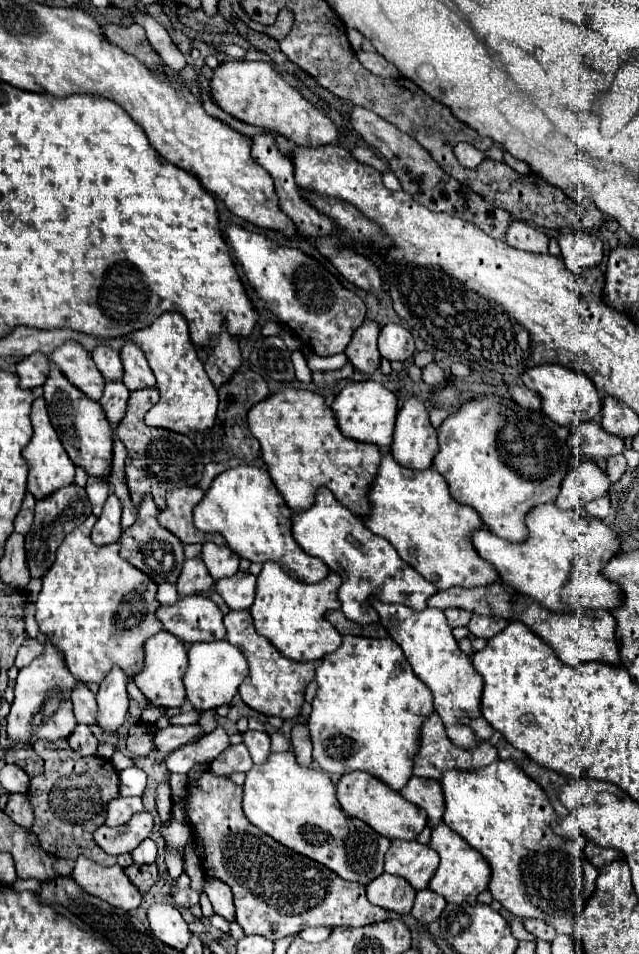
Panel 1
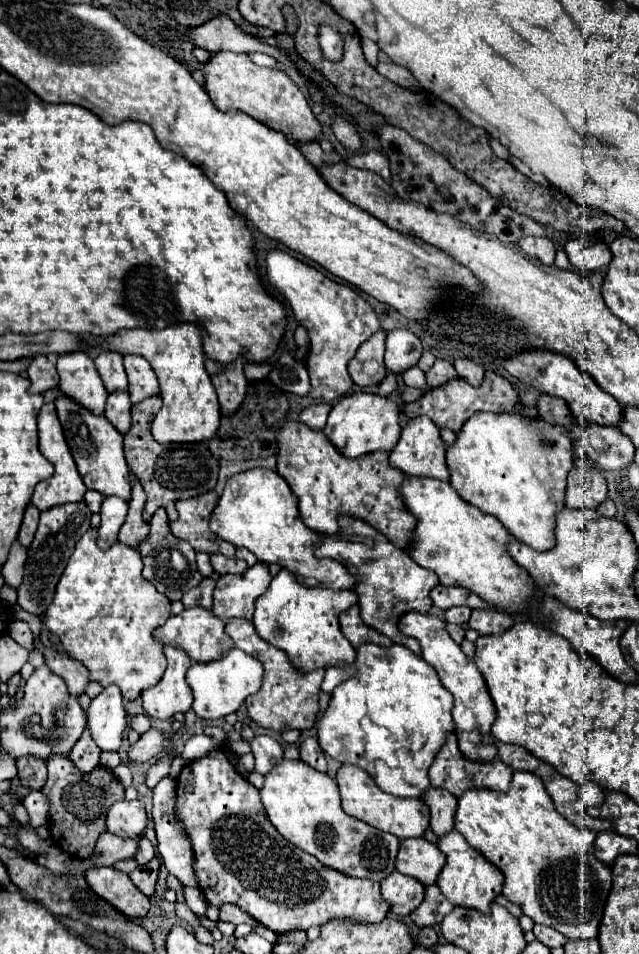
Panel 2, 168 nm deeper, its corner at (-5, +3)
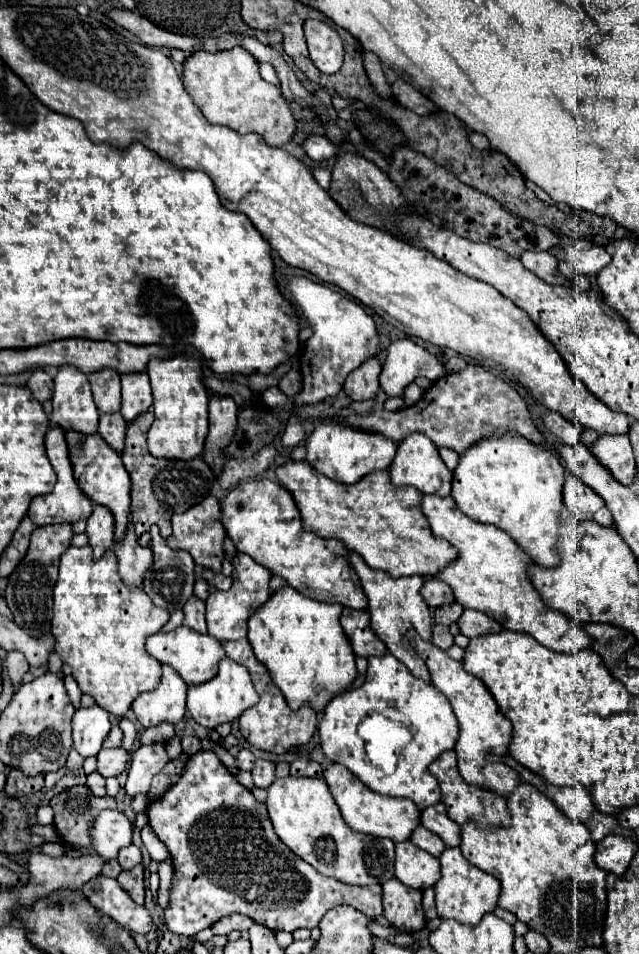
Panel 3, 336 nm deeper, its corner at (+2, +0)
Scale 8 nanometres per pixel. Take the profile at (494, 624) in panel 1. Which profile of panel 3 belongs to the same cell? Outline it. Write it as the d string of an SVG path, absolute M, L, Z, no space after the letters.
M465 609L461 619L457 621L457 625L459 625L461 633L469 639L479 637L479 635L487 635L487 633L499 633L503 629L495 619L487 617L481 611L475 611L475 609Z

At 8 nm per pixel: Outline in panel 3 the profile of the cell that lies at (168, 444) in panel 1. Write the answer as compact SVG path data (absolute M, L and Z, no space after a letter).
M145 411L133 423L127 425L127 437L125 437L125 449L123 449L123 463L125 469L131 475L131 511L133 511L133 527L137 533L137 541L141 545L149 545L149 527L155 523L161 529L163 537L171 535L171 515L183 513L189 507L197 505L201 499L205 499L215 483L215 475L211 467L201 459L157 459L149 455L147 451L147 429L153 423L153 413Z

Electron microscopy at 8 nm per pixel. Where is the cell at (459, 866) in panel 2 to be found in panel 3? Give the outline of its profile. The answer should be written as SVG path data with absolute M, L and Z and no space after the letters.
M447 847L441 857L441 879L433 885L437 911L441 919L457 919L467 925L477 925L481 917L495 909L499 897L499 883L493 875L487 875L479 867L473 867L463 855L459 847Z

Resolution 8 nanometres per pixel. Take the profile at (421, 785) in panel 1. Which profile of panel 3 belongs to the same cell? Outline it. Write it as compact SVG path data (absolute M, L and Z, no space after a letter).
M431 805L421 815L421 825L431 833L439 835L447 847L459 845L459 825L449 819L447 811L441 805Z

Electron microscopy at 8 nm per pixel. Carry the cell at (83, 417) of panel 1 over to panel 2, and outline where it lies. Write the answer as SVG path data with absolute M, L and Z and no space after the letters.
M60 396L56 400L56 410L60 424L64 428L66 442L70 446L70 452L76 460L78 472L86 484L86 488L100 492L102 496L118 496L126 502L132 496L132 484L130 484L130 470L124 458L124 446L122 446L122 434L104 418L104 416L92 416L86 408L76 404L74 400Z

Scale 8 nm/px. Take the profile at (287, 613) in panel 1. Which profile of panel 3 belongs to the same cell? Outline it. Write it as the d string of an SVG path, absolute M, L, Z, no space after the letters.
M285 585L273 591L249 617L247 639L291 709L309 703L315 711L321 711L339 689L345 689L357 677L353 649L339 625L341 611L343 605L319 603Z

